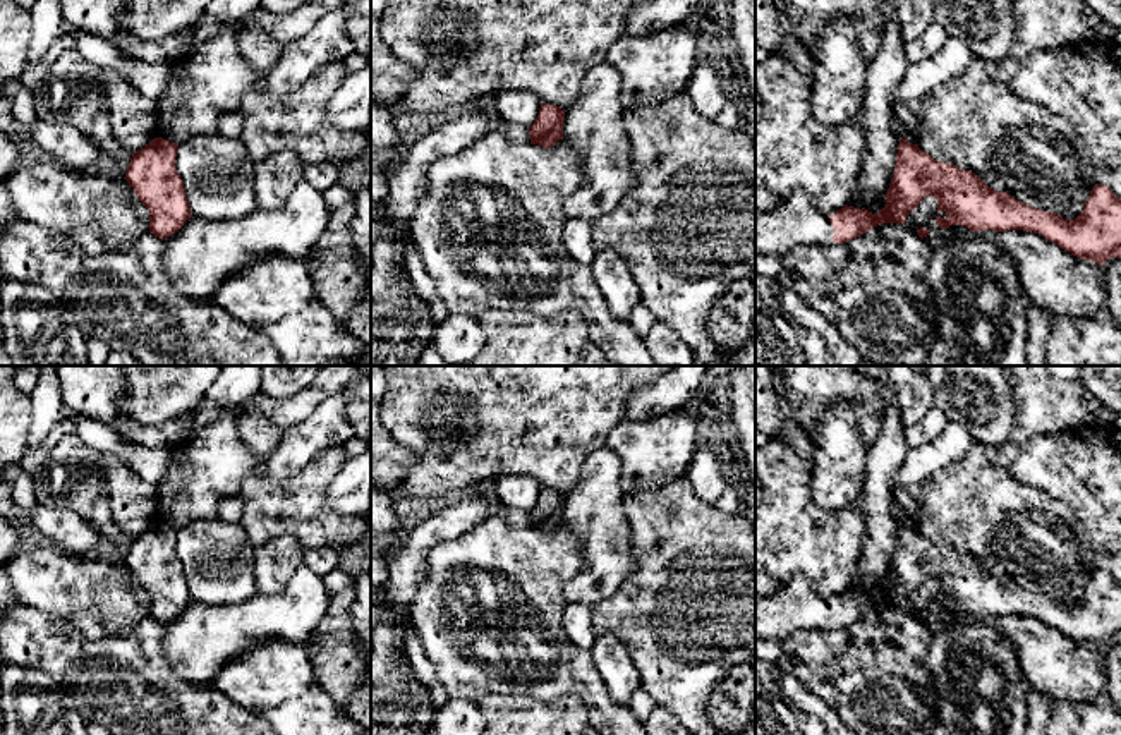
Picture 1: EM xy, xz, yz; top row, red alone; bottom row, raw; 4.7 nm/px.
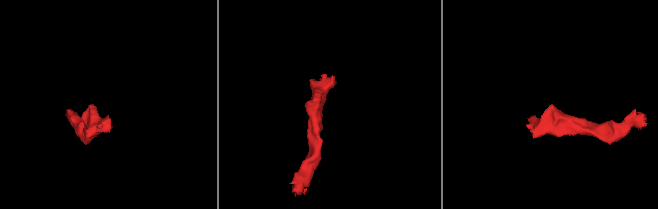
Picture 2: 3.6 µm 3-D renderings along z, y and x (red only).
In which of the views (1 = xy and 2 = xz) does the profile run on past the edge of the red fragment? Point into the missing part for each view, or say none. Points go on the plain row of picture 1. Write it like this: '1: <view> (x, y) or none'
1: none
2: none

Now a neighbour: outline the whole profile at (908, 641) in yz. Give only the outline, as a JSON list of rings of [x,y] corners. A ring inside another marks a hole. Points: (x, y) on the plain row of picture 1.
[[[881,608],[843,629],[800,630],[783,641],[783,665],[857,735],[930,735],[937,697],[927,668],[930,630],[901,608]]]

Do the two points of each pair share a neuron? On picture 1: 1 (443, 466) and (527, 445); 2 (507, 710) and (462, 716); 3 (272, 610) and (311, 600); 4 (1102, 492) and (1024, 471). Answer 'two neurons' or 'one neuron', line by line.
1: one neuron
2: two neurons
3: one neuron
4: one neuron

